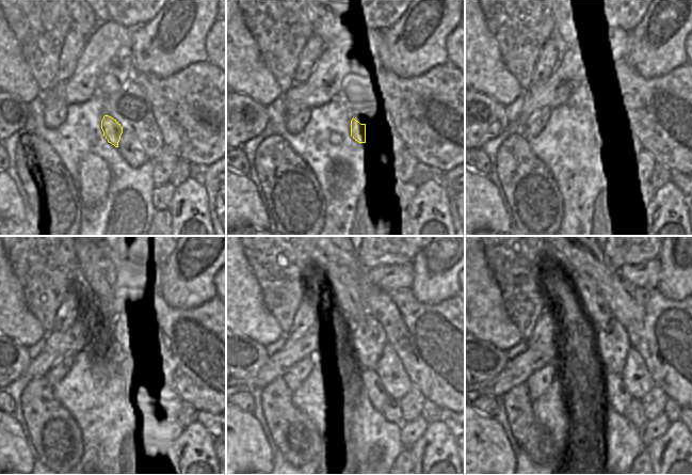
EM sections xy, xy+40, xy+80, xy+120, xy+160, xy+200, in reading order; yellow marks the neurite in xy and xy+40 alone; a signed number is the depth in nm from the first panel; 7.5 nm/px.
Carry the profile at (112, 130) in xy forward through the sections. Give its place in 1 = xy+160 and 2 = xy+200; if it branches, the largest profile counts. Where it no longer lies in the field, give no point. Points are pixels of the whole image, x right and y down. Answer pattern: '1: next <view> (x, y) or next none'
1: next xy+160 (370, 383)
2: next xy+200 (616, 396)

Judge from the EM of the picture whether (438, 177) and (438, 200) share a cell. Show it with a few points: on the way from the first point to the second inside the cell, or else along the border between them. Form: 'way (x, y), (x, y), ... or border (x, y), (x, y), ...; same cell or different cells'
border (432, 178), (446, 188); different cells

